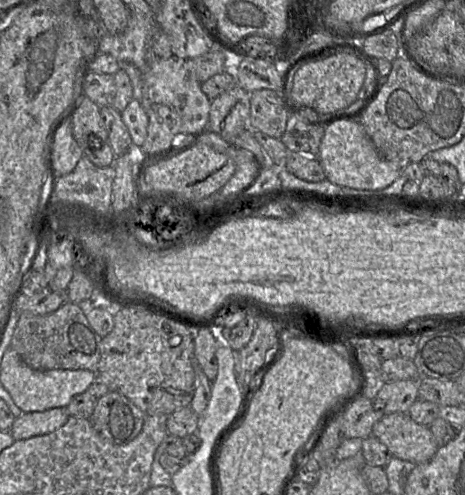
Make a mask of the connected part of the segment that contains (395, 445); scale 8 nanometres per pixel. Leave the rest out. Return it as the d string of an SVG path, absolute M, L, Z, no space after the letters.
M408 413L385 414L374 424L372 436L388 448L392 457L409 461L415 465L432 459L439 448L429 427L416 423Z

